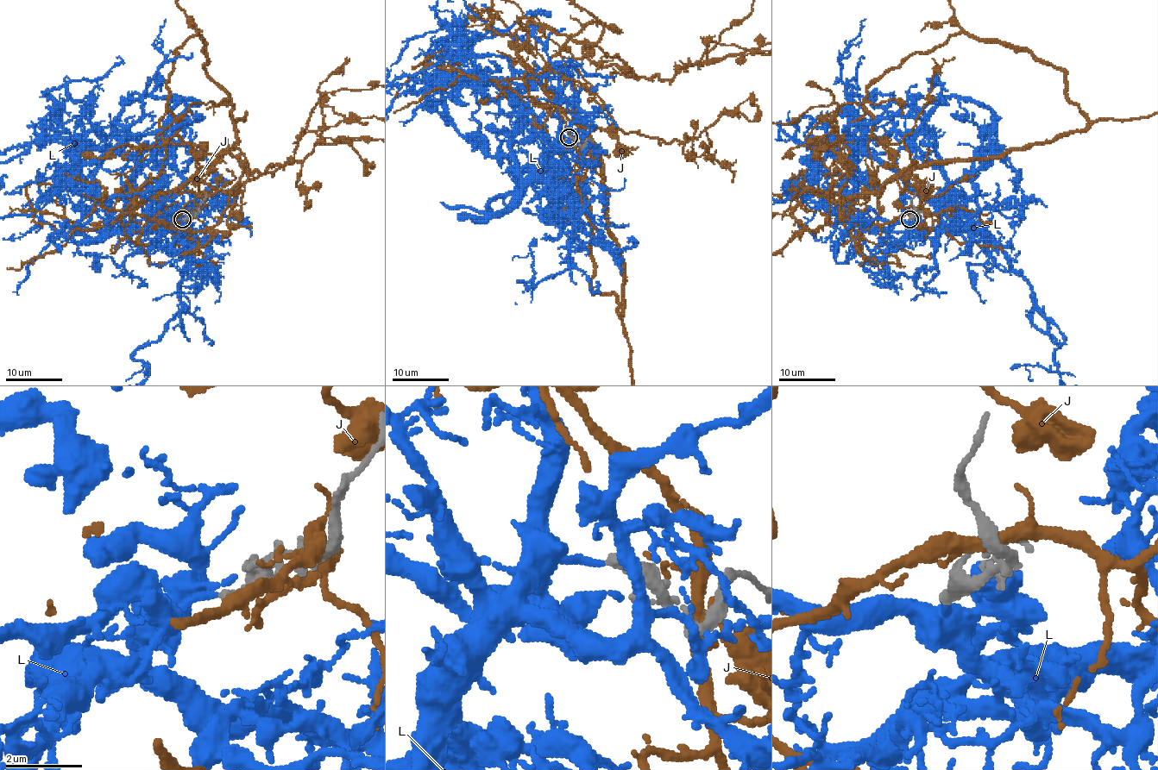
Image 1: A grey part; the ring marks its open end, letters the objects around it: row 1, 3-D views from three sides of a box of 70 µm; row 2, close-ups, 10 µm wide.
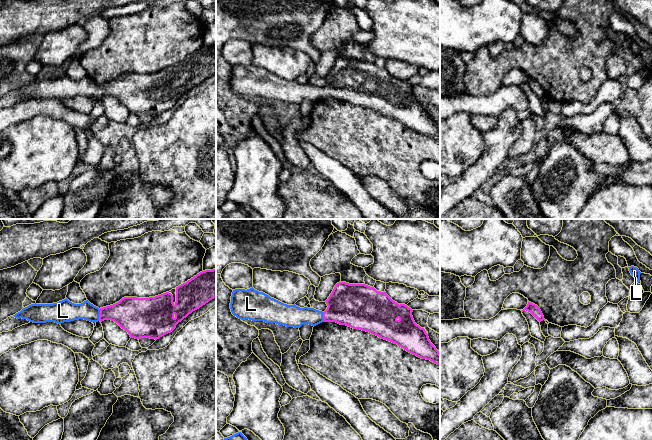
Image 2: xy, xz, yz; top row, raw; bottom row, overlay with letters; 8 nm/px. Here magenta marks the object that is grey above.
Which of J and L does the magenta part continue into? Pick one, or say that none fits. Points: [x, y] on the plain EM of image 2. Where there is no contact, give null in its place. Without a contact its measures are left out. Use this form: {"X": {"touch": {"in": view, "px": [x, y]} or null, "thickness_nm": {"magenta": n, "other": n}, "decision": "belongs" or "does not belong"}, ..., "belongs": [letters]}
{"J": {"touch": null, "decision": "does not belong"}, "L": {"touch": {"in": "xy", "px": [99, 91]}, "thickness_nm": {"magenta": 280, "other": 150}, "decision": "belongs"}, "belongs": ["L"]}

